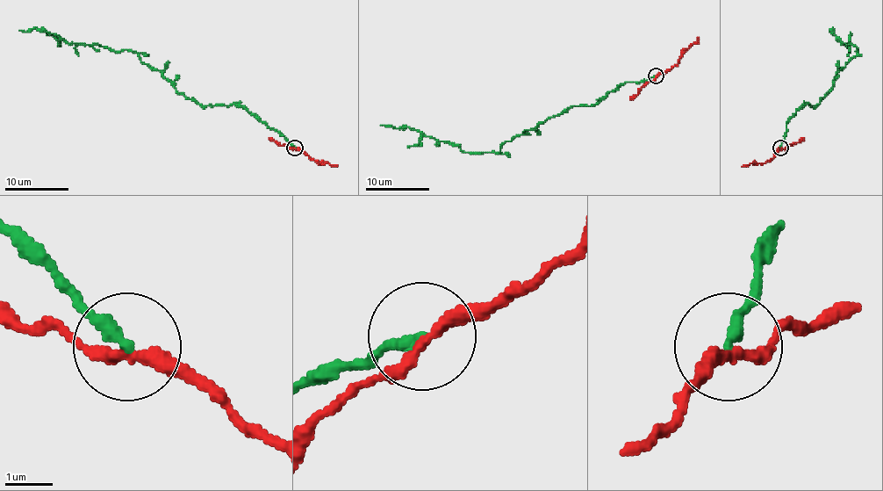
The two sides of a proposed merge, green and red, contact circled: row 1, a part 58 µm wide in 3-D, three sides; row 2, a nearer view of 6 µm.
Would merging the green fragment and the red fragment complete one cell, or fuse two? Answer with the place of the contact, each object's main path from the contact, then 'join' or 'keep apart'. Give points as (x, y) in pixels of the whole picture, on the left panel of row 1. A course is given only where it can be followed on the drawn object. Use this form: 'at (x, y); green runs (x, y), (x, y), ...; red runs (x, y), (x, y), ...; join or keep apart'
at (294, 148); green runs (294, 147), (236, 104), (201, 105), (187, 99), (136, 53), (68, 43), (35, 29), (19, 30); red runs (294, 148), (304, 150), (317, 162), (337, 166); keep apart

